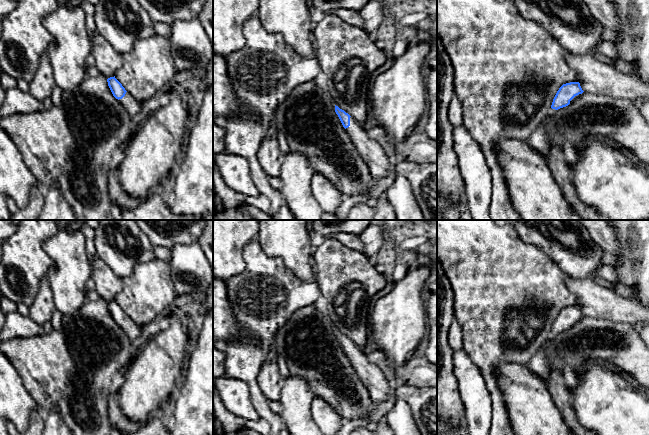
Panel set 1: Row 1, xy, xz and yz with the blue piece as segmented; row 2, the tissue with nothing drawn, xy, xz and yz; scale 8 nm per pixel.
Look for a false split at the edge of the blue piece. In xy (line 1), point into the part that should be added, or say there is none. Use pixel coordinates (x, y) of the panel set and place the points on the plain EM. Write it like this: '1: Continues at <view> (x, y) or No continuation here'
1: Continues at xy (133, 331)

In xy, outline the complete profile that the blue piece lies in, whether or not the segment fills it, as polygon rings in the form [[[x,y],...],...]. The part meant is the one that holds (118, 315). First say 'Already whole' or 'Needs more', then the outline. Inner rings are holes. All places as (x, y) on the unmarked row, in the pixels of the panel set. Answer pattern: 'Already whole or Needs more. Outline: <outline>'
Needs more. Outline: [[[115,300],[108,302],[107,306],[113,320],[119,324],[132,341],[140,337],[143,327],[137,325],[130,317],[128,317]]]

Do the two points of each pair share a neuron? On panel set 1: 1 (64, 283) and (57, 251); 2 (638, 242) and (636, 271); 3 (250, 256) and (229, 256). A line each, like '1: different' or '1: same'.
1: same
2: same
3: different

